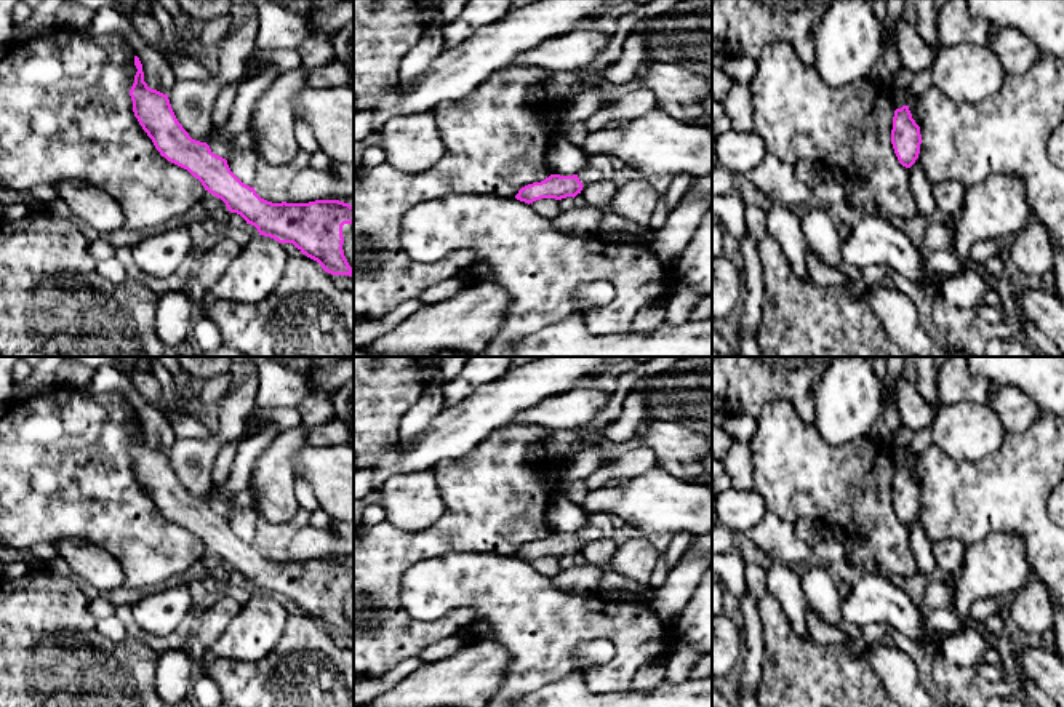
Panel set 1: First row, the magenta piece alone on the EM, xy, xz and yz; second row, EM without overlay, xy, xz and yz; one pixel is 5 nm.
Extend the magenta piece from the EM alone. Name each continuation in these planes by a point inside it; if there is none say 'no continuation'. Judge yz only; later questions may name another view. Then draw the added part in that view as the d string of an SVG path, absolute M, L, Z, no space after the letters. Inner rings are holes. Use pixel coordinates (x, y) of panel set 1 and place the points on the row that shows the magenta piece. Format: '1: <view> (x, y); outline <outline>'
no continuation

